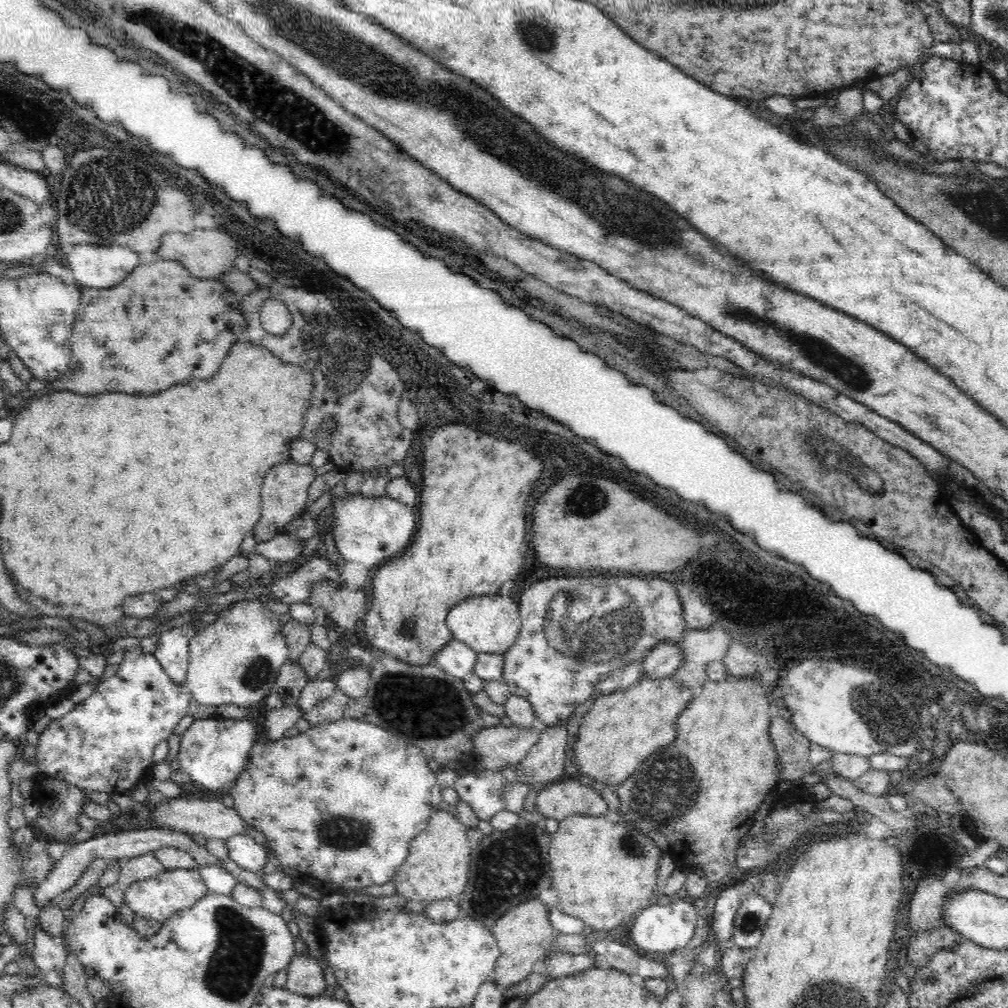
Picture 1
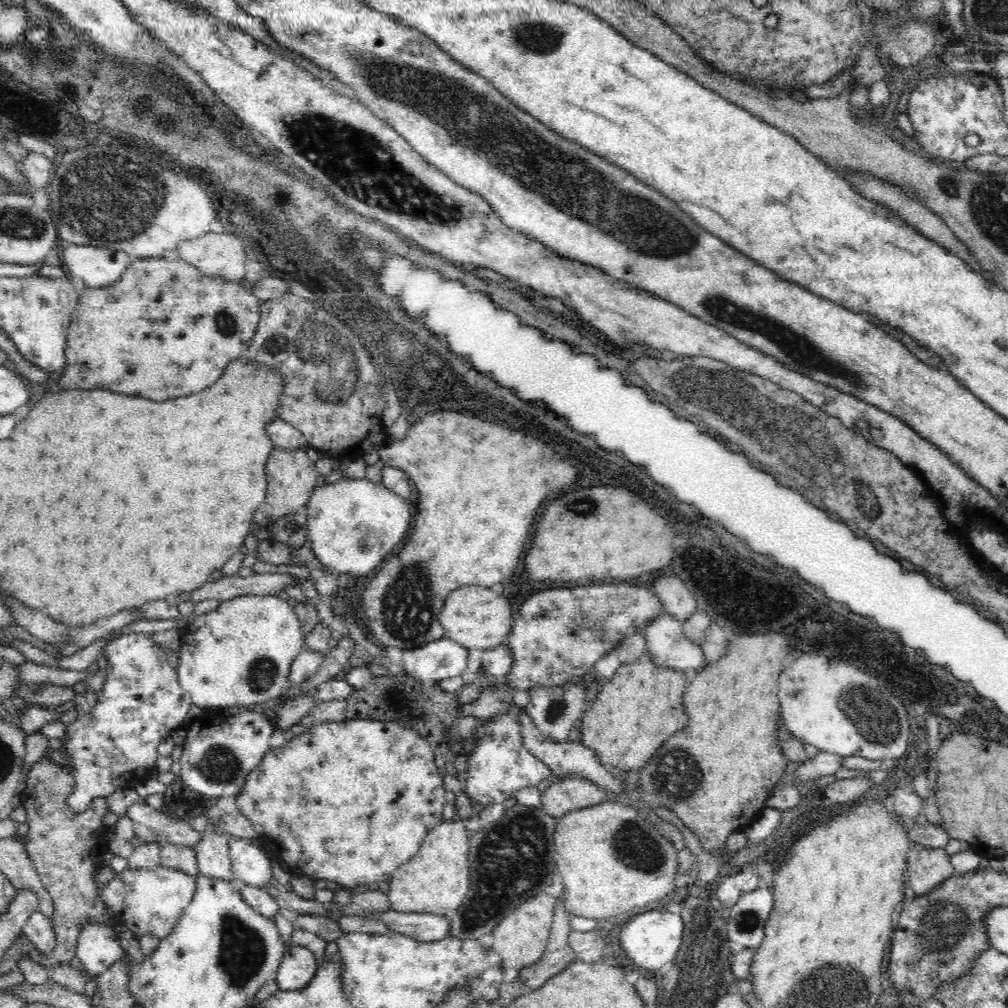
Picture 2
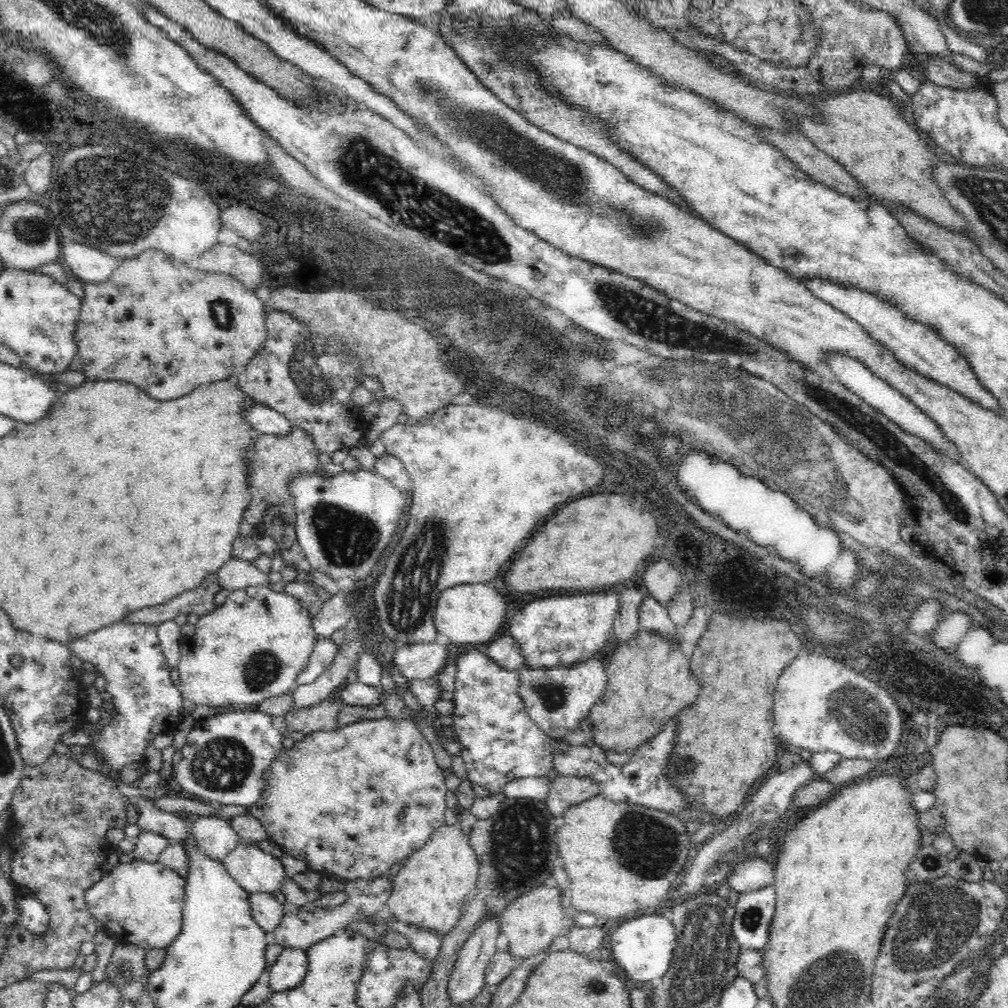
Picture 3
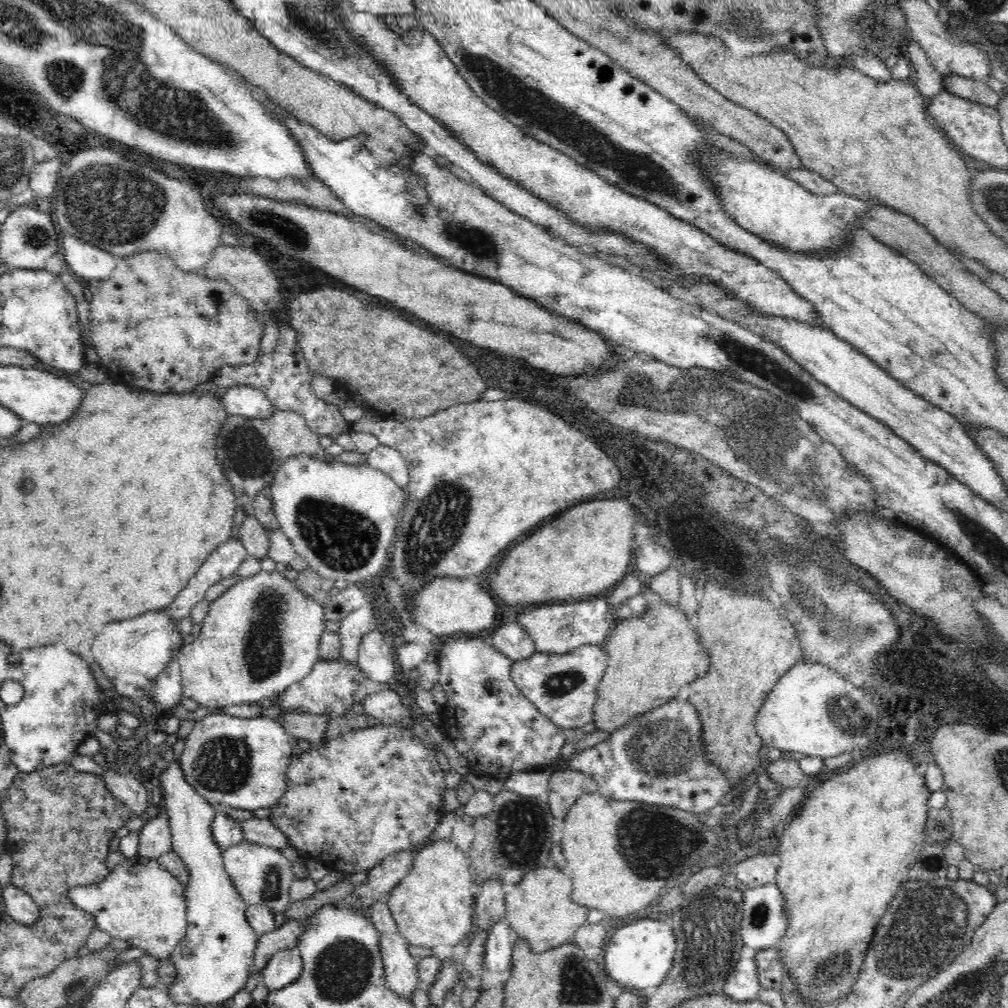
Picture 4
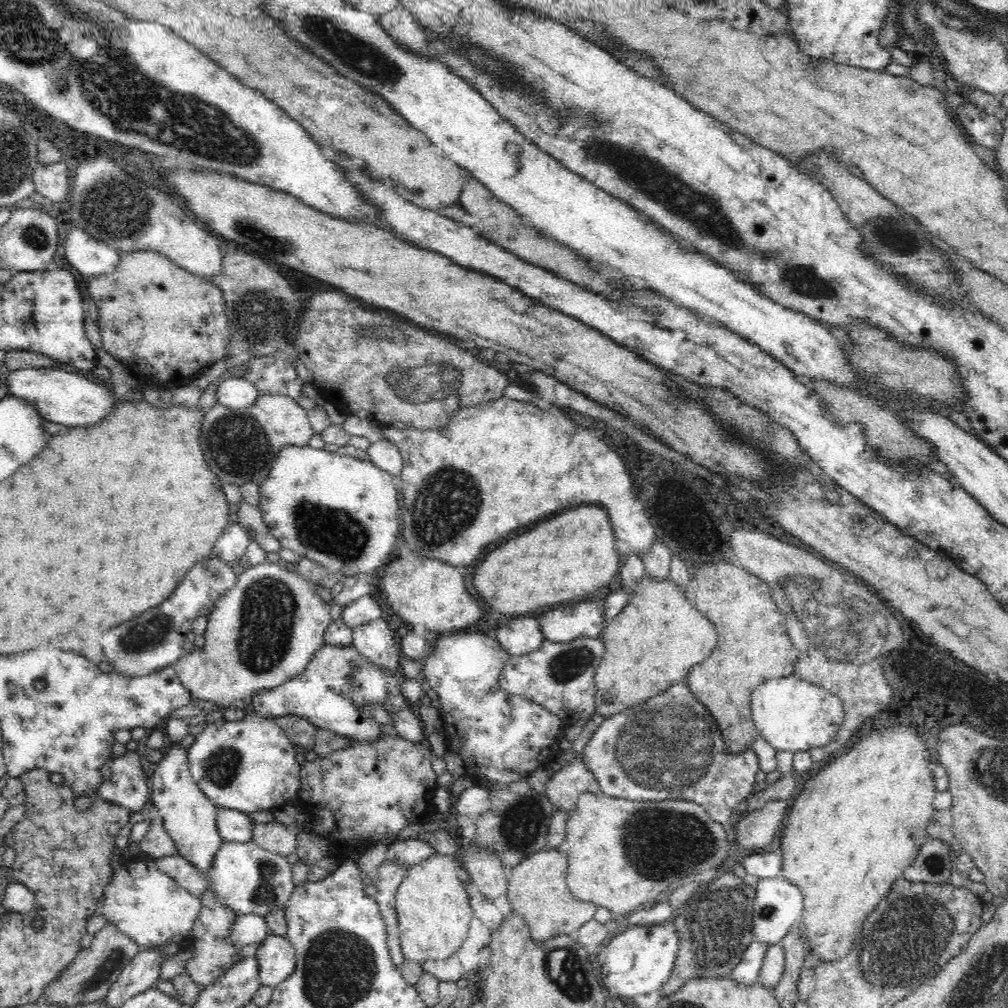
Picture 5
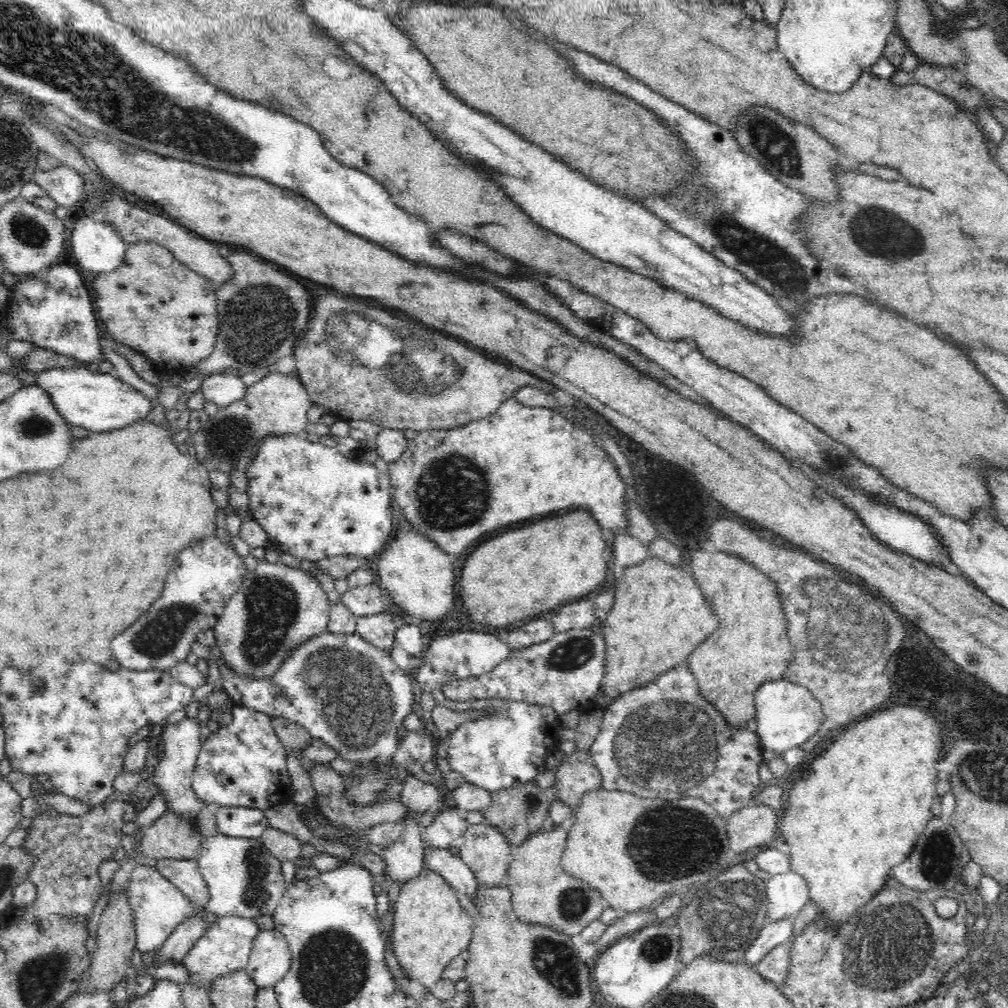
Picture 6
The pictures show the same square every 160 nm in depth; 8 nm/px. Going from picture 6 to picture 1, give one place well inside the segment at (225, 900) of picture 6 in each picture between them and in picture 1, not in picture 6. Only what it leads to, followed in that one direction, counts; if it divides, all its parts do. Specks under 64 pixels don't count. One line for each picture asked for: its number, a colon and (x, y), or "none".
1: (244, 850)
2: (251, 865)
3: (256, 870)
4: (263, 876)
5: (250, 879)

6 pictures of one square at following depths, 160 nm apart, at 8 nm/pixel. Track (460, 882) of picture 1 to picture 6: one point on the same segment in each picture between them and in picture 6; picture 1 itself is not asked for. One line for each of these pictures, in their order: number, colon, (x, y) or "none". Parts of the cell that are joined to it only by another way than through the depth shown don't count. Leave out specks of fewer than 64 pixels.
2: (437, 879)
3: (428, 890)
4: (432, 905)
5: (433, 909)
6: (431, 928)

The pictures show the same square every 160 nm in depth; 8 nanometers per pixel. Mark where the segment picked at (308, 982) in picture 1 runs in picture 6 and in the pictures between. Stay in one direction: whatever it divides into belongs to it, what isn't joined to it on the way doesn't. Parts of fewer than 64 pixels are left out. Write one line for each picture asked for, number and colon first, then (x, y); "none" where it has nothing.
2: (299, 965)
3: (289, 970)
4: (284, 967)
5: (276, 960)
6: (270, 959)

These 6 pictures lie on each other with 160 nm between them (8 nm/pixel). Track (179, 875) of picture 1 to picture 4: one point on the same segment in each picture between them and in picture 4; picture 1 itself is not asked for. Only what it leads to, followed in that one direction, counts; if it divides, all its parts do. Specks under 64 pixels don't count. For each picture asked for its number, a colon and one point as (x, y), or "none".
2: (147, 901)
3: (138, 902)
4: (139, 901)

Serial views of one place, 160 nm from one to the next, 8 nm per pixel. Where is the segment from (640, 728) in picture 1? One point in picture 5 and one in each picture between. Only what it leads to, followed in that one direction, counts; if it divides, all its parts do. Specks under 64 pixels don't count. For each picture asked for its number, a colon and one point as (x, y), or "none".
2: (635, 712)
3: (643, 678)
4: (649, 658)
5: (651, 645)

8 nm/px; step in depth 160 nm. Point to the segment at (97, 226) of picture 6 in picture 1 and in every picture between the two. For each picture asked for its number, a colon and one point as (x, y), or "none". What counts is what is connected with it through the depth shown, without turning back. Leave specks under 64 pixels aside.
1: (94, 266)
2: (98, 267)
3: (88, 265)
4: (92, 263)
5: (91, 257)

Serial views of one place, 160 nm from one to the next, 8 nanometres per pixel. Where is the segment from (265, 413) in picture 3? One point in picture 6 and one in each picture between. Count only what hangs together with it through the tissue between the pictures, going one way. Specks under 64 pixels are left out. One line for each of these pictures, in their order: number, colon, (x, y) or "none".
4: (246, 401)
5: (232, 392)
6: (222, 389)

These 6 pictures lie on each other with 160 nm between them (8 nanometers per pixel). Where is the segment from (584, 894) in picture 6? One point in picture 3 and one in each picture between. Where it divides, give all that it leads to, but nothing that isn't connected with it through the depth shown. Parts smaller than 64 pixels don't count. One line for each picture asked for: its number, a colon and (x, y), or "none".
3: (531, 922)
4: (539, 907)
5: (537, 891)

